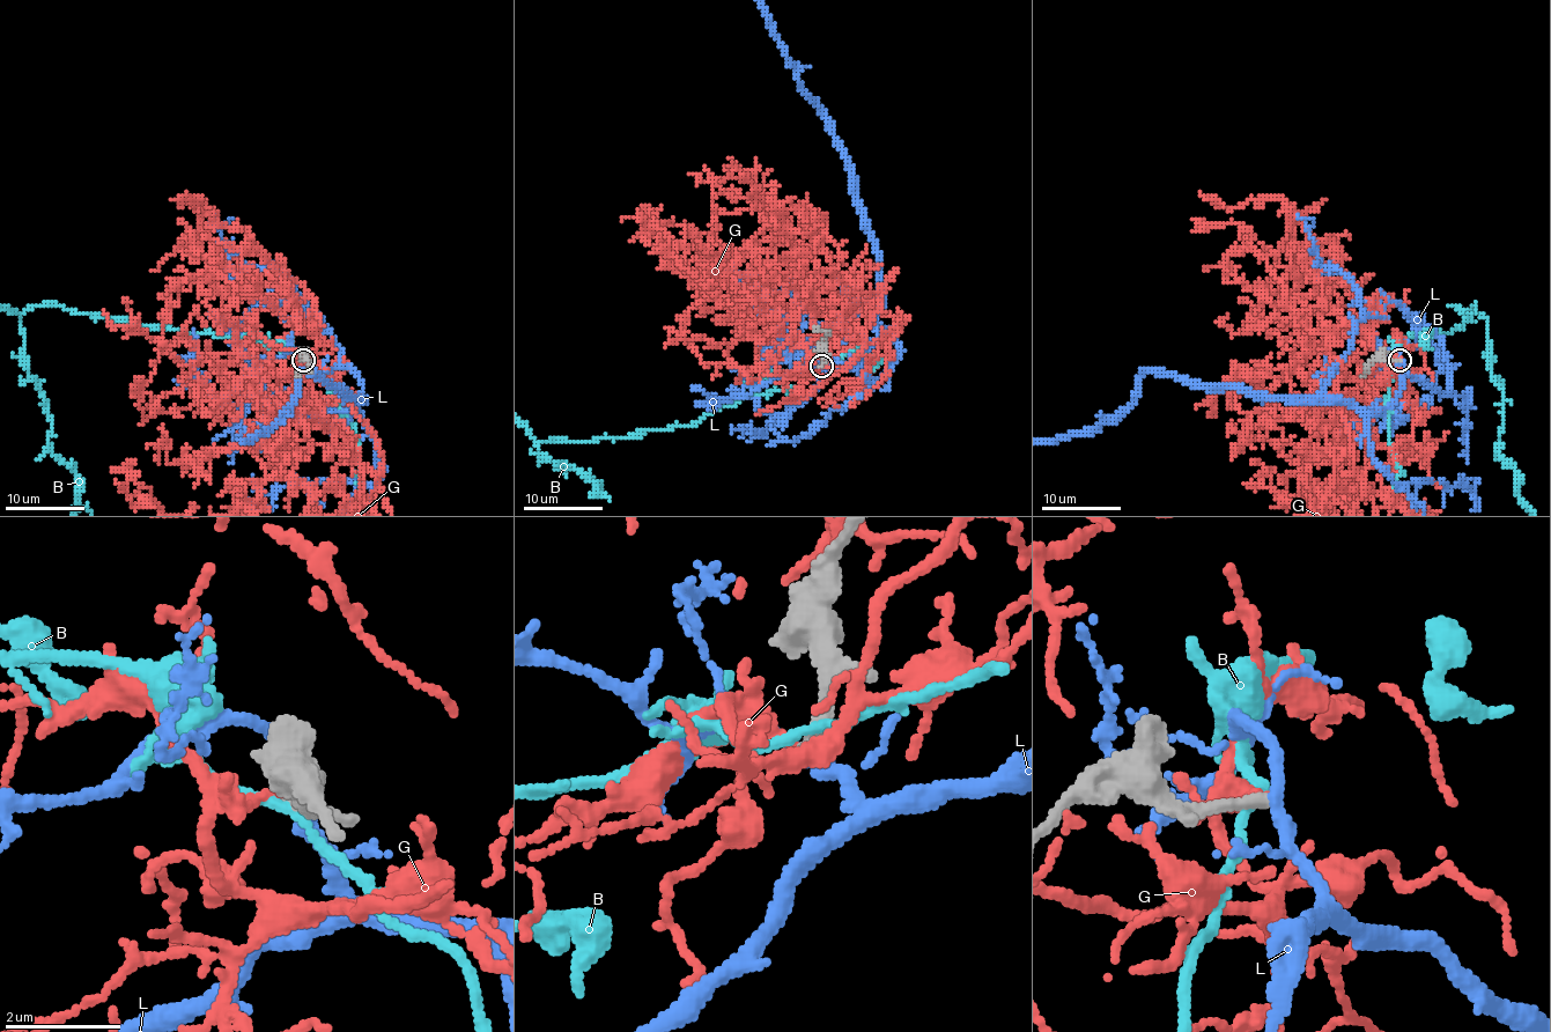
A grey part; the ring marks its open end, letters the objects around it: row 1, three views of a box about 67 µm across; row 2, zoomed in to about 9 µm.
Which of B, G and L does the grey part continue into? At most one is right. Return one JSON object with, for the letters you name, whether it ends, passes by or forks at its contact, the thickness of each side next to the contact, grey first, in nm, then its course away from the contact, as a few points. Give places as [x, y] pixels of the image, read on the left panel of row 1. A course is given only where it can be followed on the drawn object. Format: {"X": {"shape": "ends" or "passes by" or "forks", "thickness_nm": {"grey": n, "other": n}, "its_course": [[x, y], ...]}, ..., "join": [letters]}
{"join": []}

